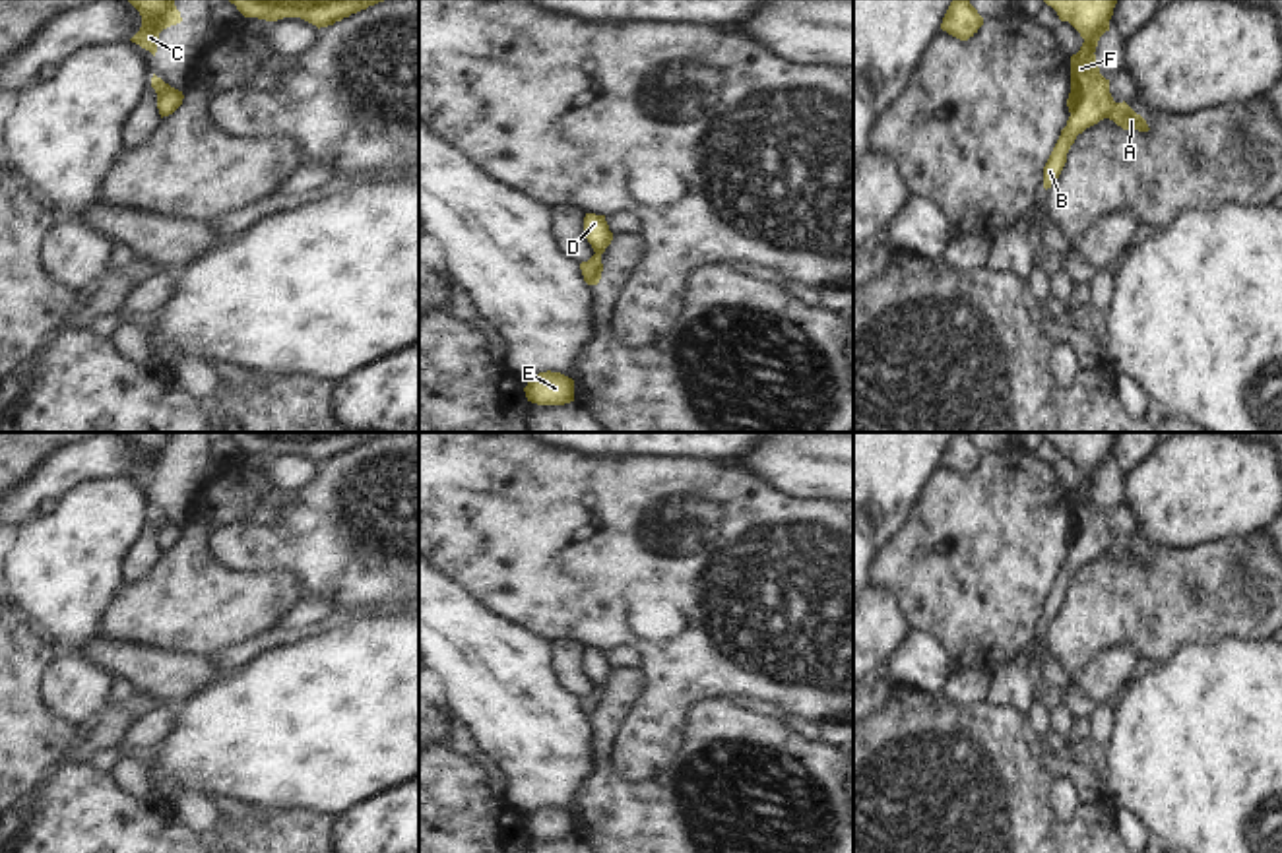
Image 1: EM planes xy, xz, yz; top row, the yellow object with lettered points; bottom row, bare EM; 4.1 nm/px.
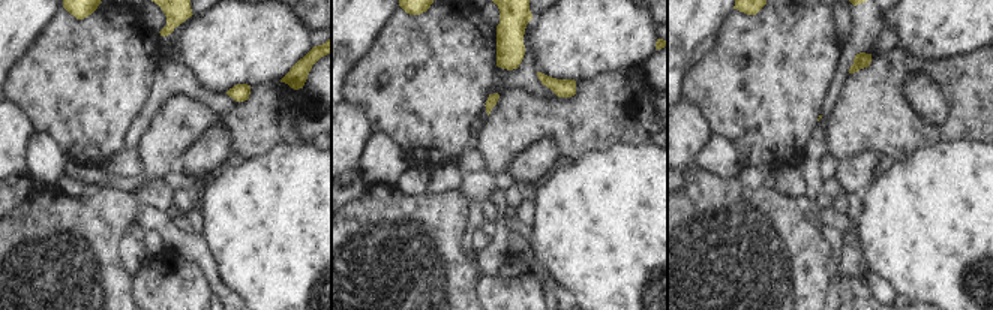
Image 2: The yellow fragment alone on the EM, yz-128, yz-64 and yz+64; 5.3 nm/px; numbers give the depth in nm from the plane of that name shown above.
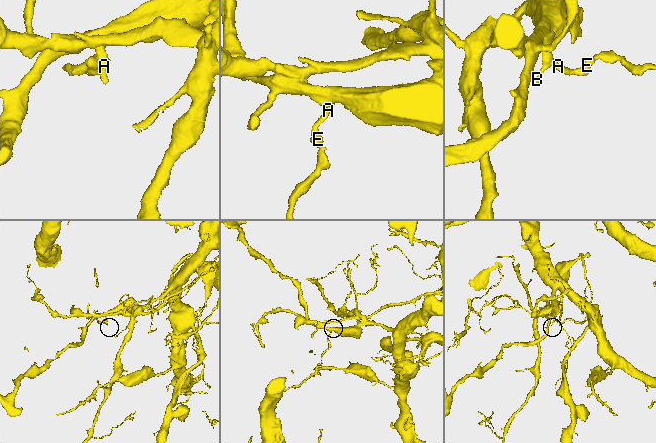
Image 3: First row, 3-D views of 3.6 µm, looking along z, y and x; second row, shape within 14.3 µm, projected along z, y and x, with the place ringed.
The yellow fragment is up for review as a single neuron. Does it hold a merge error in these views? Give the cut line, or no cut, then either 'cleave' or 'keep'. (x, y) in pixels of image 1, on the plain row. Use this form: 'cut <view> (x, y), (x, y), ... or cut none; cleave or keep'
cut none; keep

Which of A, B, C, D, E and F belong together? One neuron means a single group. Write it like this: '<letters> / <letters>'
A B C D E F

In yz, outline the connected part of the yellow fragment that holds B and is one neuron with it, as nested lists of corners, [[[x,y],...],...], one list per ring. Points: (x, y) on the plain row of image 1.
[[[1043,432],[1061,456],[1069,456],[1084,473],[1080,485],[1071,490],[1071,527],[1067,533],[1069,554],[1043,601],[1043,622],[1059,613],[1071,580],[1076,570],[1104,553],[1113,554],[1123,564],[1148,566],[1146,554],[1125,535],[1115,537],[1109,527],[1109,514],[1100,508],[1096,481],[1109,465],[1109,454],[1117,432]]]

